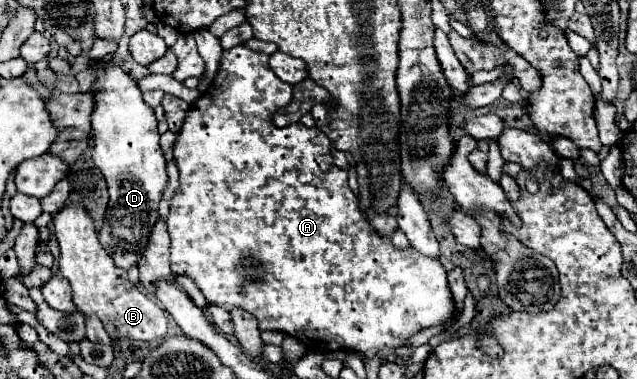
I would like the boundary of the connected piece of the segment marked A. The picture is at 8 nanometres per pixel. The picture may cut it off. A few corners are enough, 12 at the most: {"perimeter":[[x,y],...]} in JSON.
{"perimeter":[[223,51],[173,157],[171,273],[307,351],[453,319],[293,86]]}

